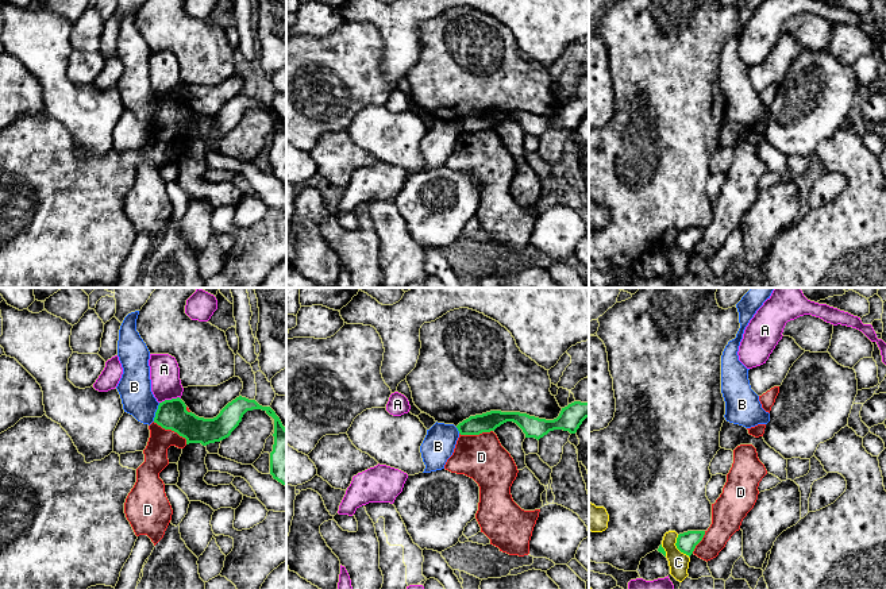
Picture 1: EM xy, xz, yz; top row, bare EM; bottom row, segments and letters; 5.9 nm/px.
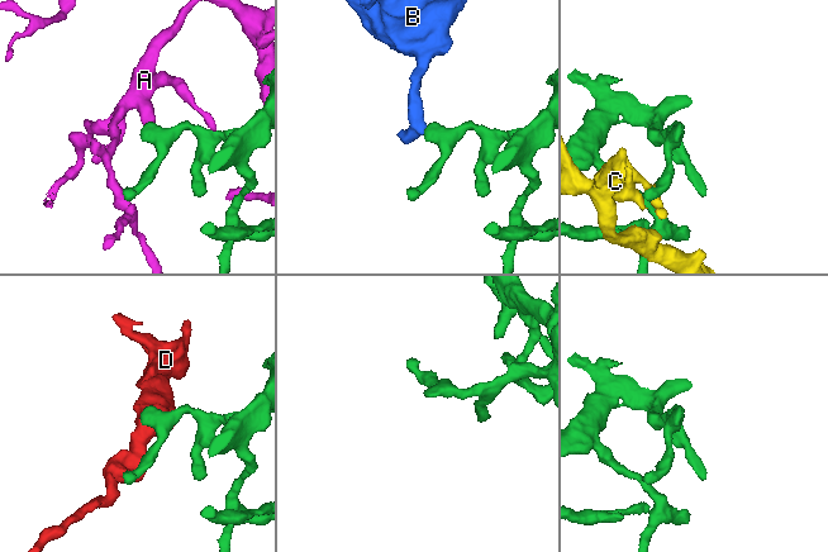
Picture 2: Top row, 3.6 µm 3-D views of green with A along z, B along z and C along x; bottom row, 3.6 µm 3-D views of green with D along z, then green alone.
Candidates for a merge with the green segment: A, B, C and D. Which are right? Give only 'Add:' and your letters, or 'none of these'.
Add: none of these

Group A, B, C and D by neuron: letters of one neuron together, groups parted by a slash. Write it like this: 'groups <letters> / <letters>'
groups A / B / C / D

